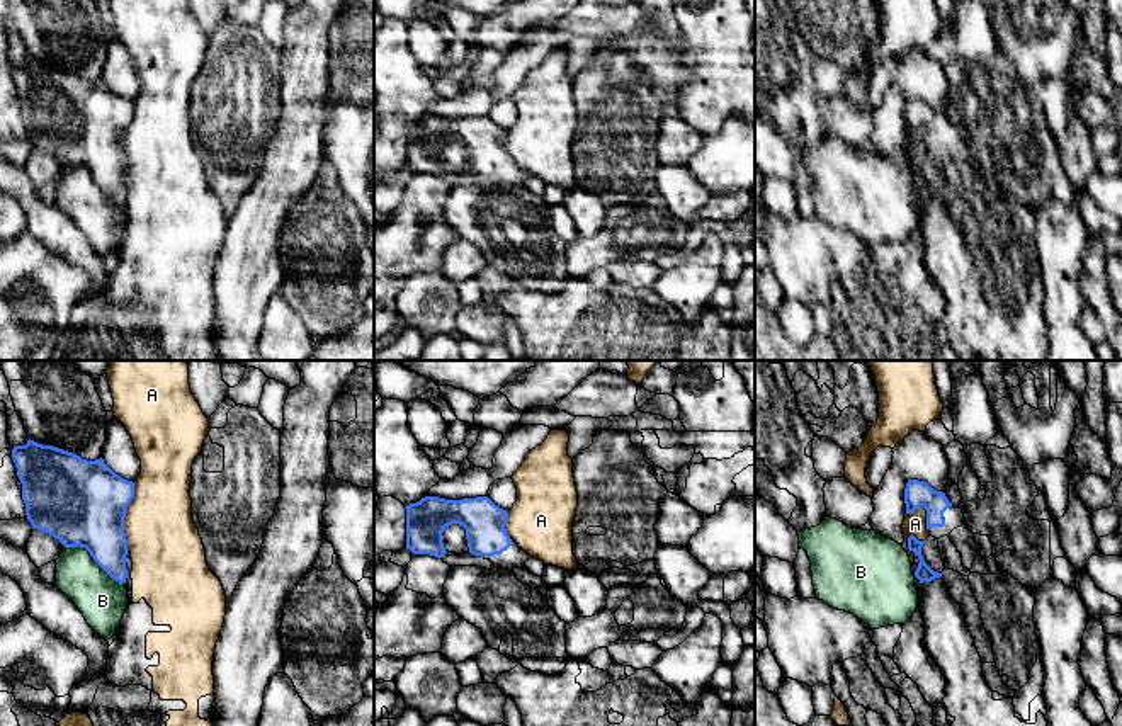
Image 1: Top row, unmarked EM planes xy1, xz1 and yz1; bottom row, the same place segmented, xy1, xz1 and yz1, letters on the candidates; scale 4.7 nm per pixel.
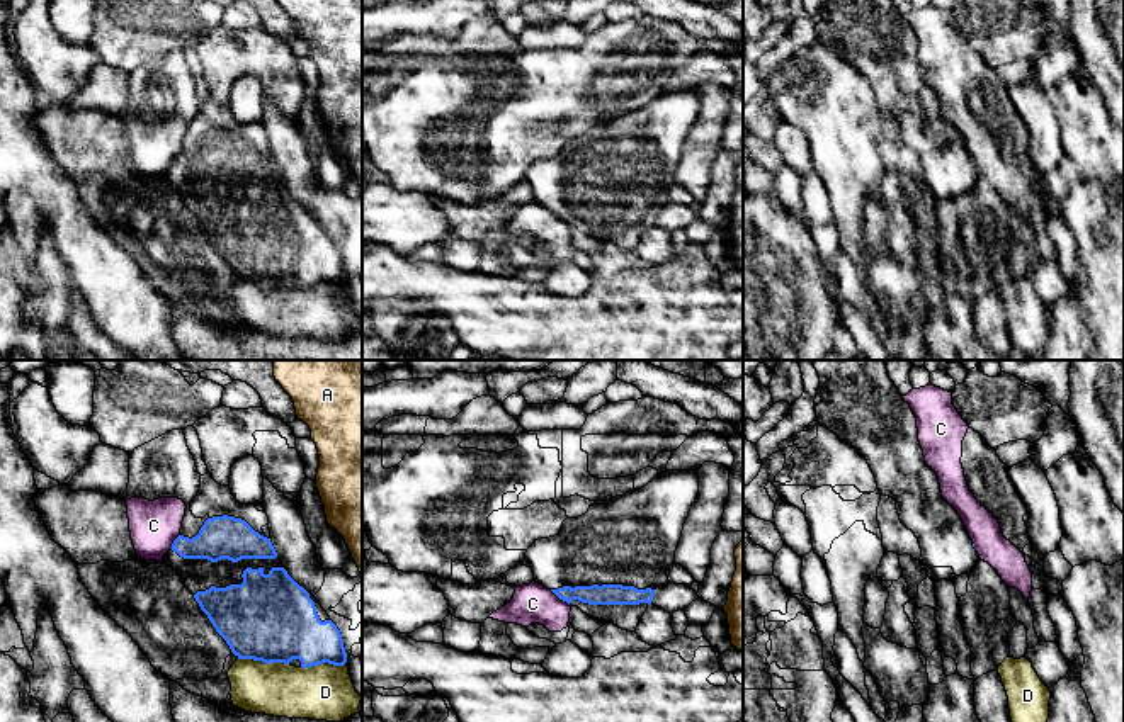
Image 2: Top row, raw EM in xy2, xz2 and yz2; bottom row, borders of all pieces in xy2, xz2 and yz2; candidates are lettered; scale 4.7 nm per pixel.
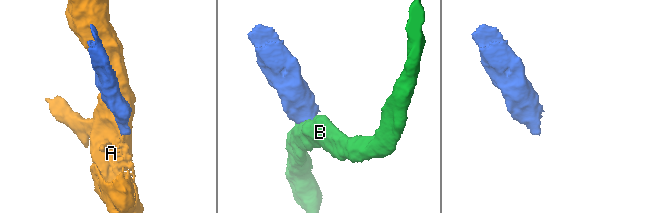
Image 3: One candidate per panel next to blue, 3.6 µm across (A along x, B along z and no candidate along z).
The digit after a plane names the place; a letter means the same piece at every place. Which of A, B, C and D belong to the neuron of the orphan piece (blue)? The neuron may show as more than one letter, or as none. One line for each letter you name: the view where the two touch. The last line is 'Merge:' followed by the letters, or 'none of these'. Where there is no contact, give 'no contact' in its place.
Merge: none of these

